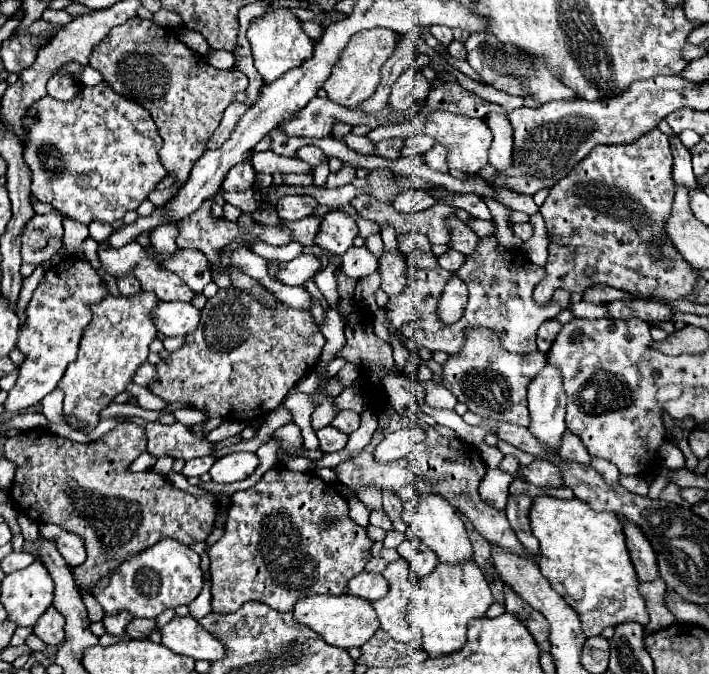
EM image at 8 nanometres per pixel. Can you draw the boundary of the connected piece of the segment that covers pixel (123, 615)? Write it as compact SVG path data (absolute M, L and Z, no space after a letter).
M118 612L118 614L110 614L110 616L104 616L104 620L102 620L102 624L106 626L106 630L108 630L108 634L124 634L124 628L126 628L126 624L132 620L134 616L130 614L130 612Z

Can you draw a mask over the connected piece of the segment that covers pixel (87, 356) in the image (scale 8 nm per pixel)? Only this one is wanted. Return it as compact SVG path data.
M138 292L134 296L108 294L102 302L92 306L92 322L86 326L78 358L64 372L58 388L66 392L64 414L84 420L86 432L98 424L100 412L112 402L114 396L126 390L126 384L136 374L138 366L148 358L148 346L156 338L156 328L150 320L150 310L158 304L154 292Z

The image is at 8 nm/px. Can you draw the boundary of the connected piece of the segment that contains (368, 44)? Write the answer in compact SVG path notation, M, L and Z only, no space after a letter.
M384 28L366 30L366 32L358 32L358 36L352 36L348 46L340 52L332 74L322 86L328 98L336 104L350 108L356 108L356 104L362 104L366 98L370 98L374 94L374 88L378 86L382 62L386 62L392 56L394 48L396 48L396 34Z

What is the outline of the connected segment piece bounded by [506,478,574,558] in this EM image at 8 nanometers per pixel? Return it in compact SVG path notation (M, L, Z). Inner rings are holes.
M516 478L510 484L510 498L506 504L506 514L508 514L508 522L512 526L512 530L516 532L520 544L526 548L526 552L534 558L540 556L540 544L538 540L532 536L530 532L530 520L528 520L528 510L532 506L532 500L536 496L549 495L560 499L572 499L574 493L572 489L562 486L558 488L536 488L530 486L528 482Z

